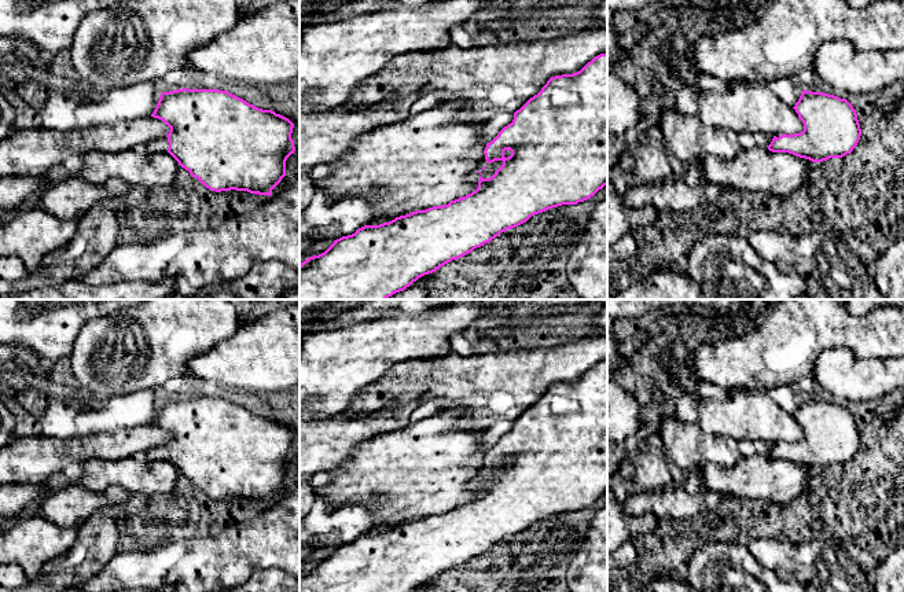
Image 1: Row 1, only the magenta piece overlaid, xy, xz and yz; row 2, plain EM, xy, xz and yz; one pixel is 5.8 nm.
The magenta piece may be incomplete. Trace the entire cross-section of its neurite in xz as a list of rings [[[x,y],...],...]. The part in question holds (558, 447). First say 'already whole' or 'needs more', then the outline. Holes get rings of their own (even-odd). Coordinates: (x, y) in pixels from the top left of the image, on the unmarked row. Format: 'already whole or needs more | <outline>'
needs more | [[[607,360],[595,364],[577,380],[551,385],[537,402],[530,405],[514,420],[512,430],[504,434],[499,442],[486,452],[484,464],[488,471],[501,468],[503,473],[489,486],[482,486],[478,479],[470,482],[467,488],[478,493],[475,499],[451,508],[448,512],[416,518],[379,533],[364,533],[354,541],[334,548],[324,560],[309,565],[300,571],[300,592],[412,592],[419,585],[436,580],[452,567],[457,567],[471,560],[474,556],[489,551],[501,540],[526,530],[534,522],[562,512],[577,512],[594,504],[599,497],[607,493]]]

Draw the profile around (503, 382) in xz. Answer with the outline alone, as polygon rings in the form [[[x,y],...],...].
[[[607,335],[583,337],[556,346],[518,349],[515,346],[484,348],[479,354],[409,360],[397,364],[379,380],[370,383],[342,412],[343,416],[371,415],[390,402],[398,405],[441,400],[447,409],[462,408],[464,416],[456,429],[484,429],[501,419],[519,418],[537,402],[551,385],[580,379],[595,364],[607,360]]]

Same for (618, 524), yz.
[[[615,499],[607,500],[607,554],[632,537],[632,515]]]

